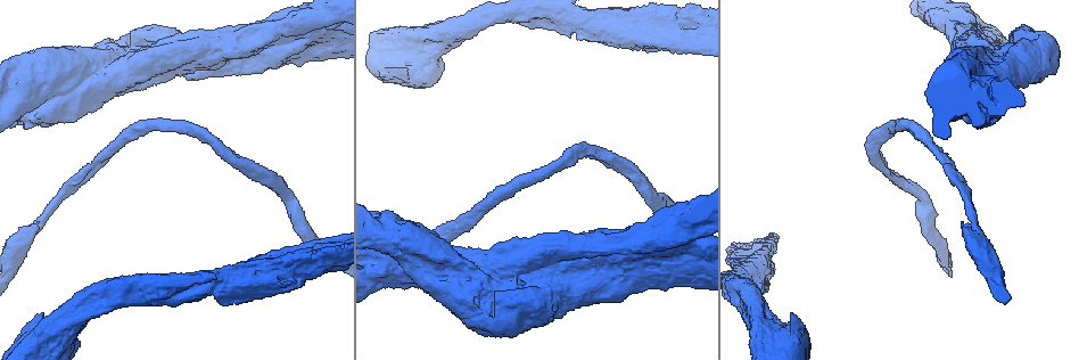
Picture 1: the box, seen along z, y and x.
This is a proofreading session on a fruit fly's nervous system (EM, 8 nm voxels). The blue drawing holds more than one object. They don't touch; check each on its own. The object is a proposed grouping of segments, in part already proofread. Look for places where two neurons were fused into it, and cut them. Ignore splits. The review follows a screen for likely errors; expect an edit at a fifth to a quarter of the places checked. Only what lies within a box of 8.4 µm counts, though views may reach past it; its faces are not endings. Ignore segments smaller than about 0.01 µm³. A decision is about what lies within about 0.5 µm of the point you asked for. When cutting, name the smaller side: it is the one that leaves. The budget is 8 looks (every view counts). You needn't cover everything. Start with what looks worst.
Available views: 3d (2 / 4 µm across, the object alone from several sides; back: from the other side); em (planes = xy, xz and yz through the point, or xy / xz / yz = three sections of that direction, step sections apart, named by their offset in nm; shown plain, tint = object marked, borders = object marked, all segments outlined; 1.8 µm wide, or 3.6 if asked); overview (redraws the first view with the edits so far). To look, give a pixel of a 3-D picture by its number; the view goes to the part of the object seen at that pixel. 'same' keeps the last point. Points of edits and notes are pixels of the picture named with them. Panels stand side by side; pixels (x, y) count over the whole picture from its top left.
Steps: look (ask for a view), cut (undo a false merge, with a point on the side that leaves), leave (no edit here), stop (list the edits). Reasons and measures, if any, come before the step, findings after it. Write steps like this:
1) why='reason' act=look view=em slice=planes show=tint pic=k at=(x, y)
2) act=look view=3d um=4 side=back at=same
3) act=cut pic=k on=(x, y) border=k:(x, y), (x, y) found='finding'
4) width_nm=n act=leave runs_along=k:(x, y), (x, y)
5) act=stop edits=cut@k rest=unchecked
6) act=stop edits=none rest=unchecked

why='sudden change in width' act=look view=3d um=4 side=back pic=1 at=(329, 261)

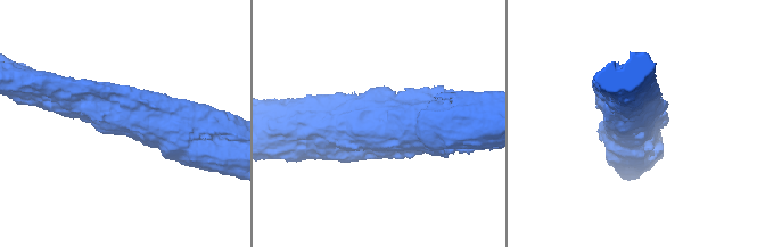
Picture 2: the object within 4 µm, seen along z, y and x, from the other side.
why='need the tissue' act=look view=em um=3.6 slice=planes show=tint pic=2 at=(126, 119)

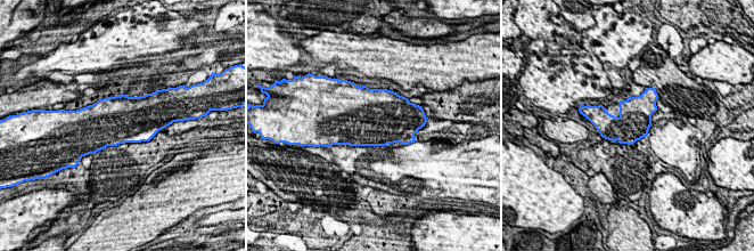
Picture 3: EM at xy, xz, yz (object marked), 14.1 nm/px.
act=leave found='all the same neuron'

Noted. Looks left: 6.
why='calibre changes' act=look view=em slice=planes show=plain pic=1 at=(24, 237)

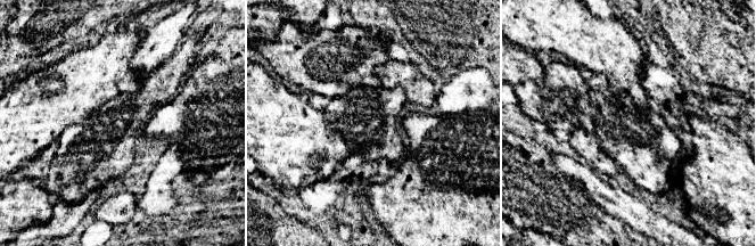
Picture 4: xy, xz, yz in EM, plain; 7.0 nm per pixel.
why='what lies round it' act=look view=em slice=planes show=borders at=same

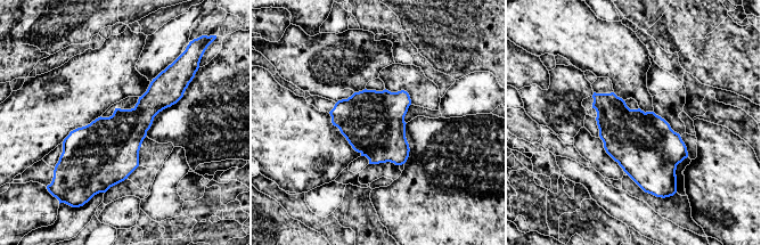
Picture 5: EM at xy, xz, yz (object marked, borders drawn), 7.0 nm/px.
act=leave found='one neuron here'

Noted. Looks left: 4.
why='touches itself' act=look view=3d um=4 side=back pic=1 at=(266, 32)

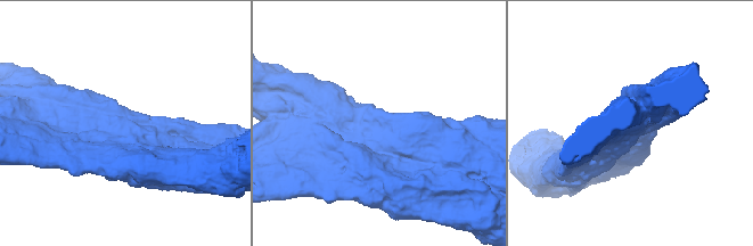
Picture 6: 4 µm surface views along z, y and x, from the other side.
arm_widths_nm=600,600 act=look view=em um=3.6 slice=xy step=16 show=tint pic=6 at=(126, 129)

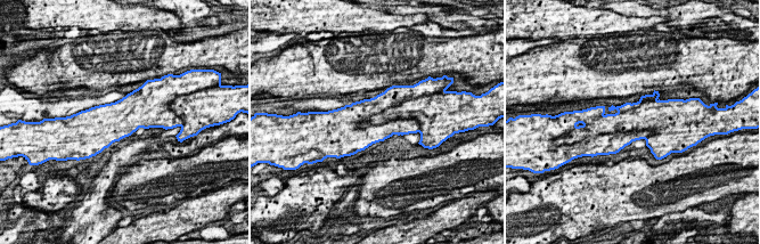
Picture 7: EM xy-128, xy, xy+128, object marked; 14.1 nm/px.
why='another direction' act=look view=em um=3.6 slice=planes show=tint at=same

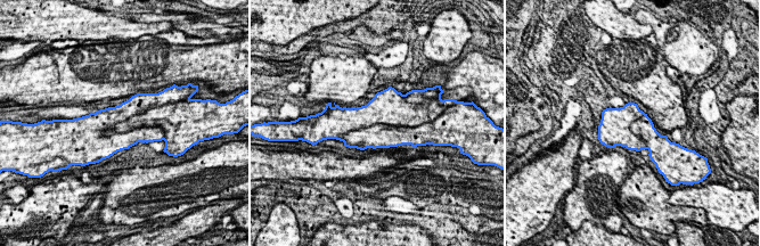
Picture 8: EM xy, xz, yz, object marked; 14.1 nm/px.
width_nm=600 act=cut pic=8 on=(138, 104) border=8:(156, 106), (119, 122), (114, 131) found='two neurons meet here'

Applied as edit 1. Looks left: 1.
act=stop edits=cut@8 rest=unchecked

